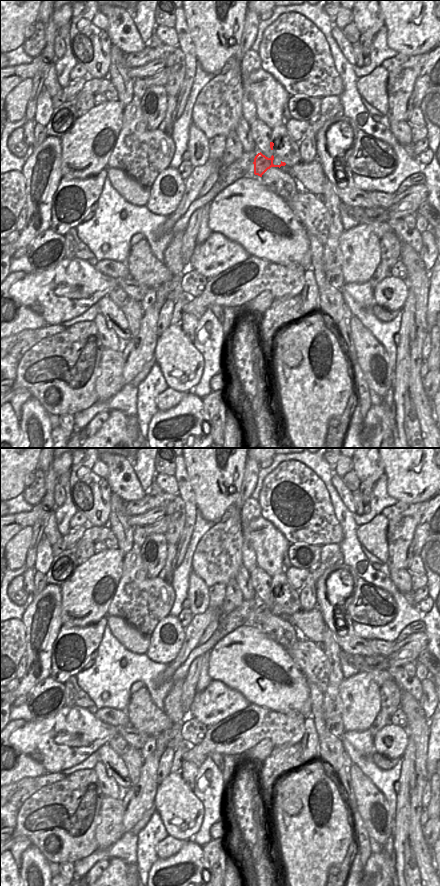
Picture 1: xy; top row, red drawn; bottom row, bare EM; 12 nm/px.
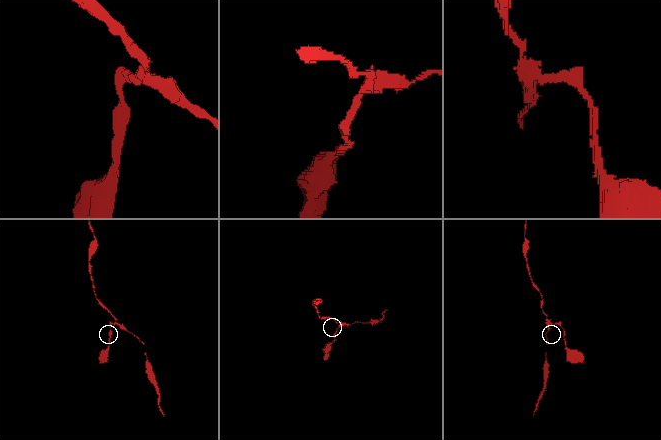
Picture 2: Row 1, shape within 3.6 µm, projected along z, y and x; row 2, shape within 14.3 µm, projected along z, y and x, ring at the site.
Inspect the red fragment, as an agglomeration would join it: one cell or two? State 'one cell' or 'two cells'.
one cell

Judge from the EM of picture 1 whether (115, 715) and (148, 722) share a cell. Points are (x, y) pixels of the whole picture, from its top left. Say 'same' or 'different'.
different

